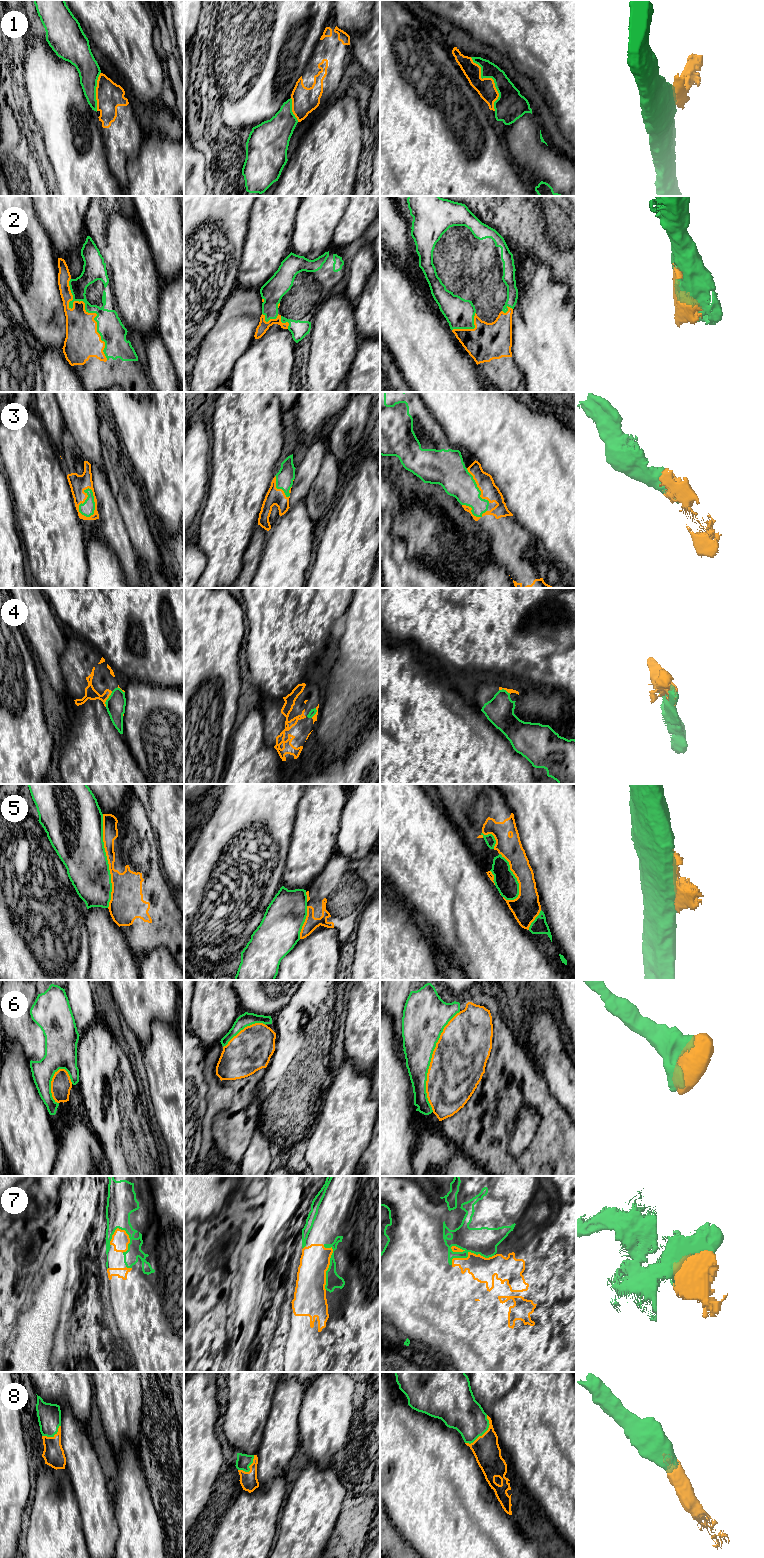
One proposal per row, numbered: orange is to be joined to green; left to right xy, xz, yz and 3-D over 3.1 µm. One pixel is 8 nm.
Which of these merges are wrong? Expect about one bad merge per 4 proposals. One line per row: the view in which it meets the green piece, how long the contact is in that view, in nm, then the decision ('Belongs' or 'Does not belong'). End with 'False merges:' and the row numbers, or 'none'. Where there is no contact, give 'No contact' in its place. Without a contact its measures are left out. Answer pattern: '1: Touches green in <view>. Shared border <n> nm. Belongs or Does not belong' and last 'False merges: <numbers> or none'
1: Touches green in yz. Shared border 480 nm. Does not belong
2: Touches green in xy. Shared border 700 nm. Belongs
3: Touches green in xy. Shared border 240 nm. Belongs
4: Touches green in xy. Shared border 140 nm. Belongs
5: Touches green in xy. Shared border 750 nm. Does not belong
6: Touches green in yz. Shared border 850 nm. Belongs
7: Touches green in yz. Shared border 360 nm. Belongs
8: Touches green in yz. Shared border 300 nm. Belongs
False merges: 1, 5

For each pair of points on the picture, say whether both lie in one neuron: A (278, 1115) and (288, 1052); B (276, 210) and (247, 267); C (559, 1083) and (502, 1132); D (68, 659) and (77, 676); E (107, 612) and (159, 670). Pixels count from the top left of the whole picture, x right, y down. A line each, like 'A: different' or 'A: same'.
A: same
B: same
C: different
D: same
E: same

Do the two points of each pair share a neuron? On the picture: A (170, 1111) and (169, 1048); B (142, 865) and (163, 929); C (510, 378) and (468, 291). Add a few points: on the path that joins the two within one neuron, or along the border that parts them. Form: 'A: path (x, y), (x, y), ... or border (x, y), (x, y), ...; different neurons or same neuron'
A: path (164, 1095), (169, 1090), (169, 1064); same neuron
B: path (146, 881), (147, 913); same neuron
C: path (499, 356), (487, 337), (481, 317), (477, 313); same neuron

